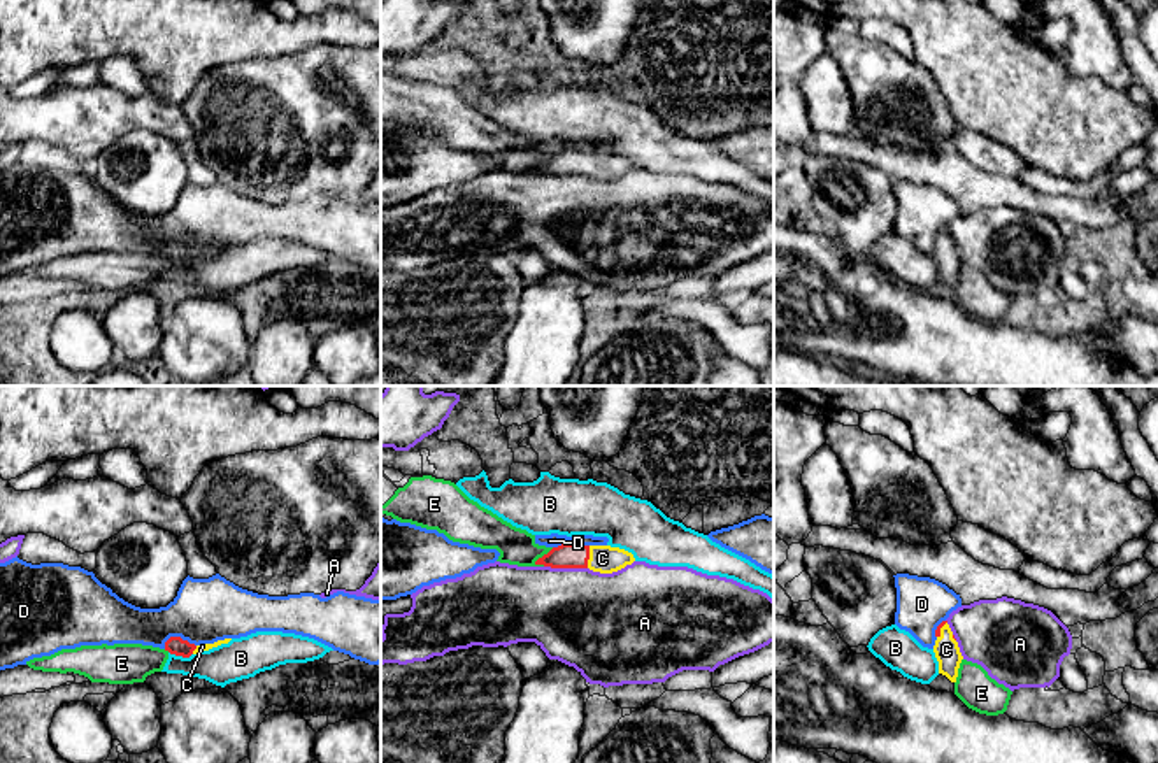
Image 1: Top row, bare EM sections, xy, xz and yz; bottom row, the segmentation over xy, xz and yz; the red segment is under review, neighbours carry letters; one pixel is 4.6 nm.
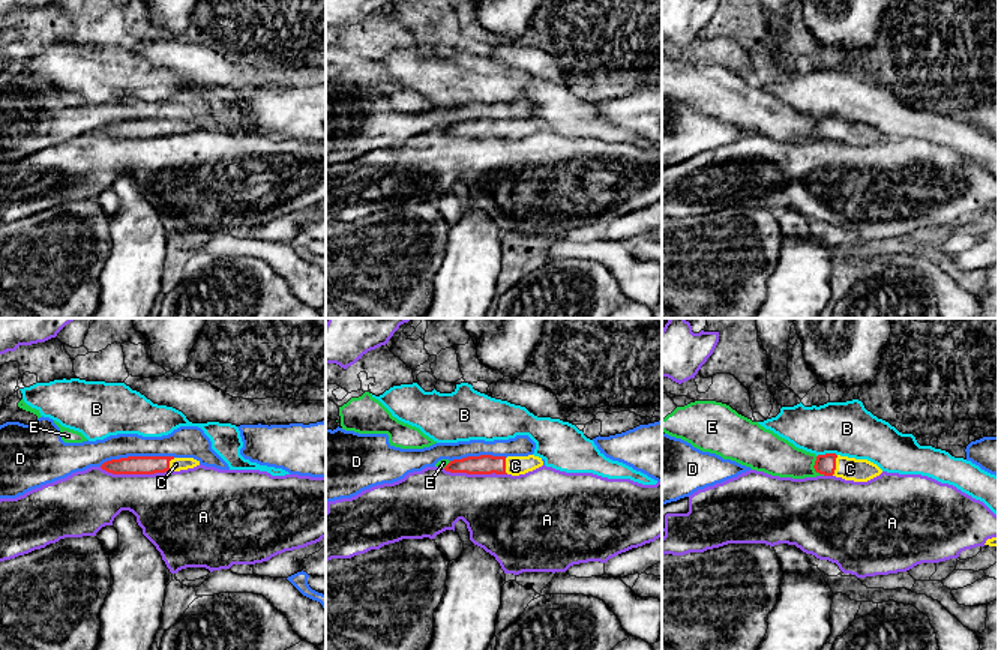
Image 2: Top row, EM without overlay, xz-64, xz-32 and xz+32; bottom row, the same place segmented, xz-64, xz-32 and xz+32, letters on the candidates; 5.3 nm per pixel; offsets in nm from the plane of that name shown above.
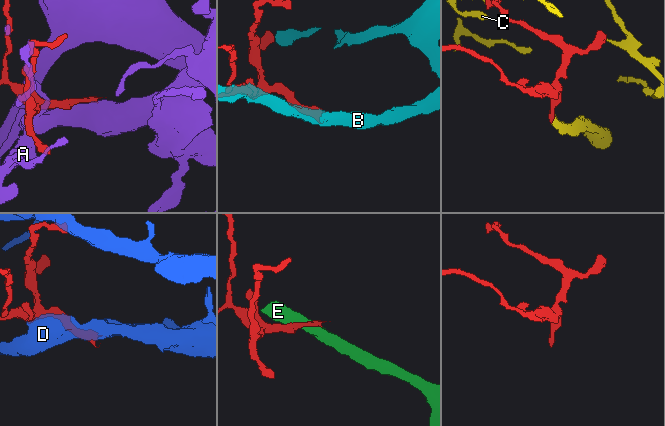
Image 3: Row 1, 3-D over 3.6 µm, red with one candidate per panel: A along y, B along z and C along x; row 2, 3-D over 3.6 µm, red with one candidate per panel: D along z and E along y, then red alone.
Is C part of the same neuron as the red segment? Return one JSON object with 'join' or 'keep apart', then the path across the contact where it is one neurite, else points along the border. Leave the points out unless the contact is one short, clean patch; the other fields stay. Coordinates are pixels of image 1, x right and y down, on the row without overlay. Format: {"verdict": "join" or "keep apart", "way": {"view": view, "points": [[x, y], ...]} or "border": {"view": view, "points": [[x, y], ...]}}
{"verdict": "join", "way": {"view": "xz", "points": [[567, 162], [588, 164], [602, 165]]}}

